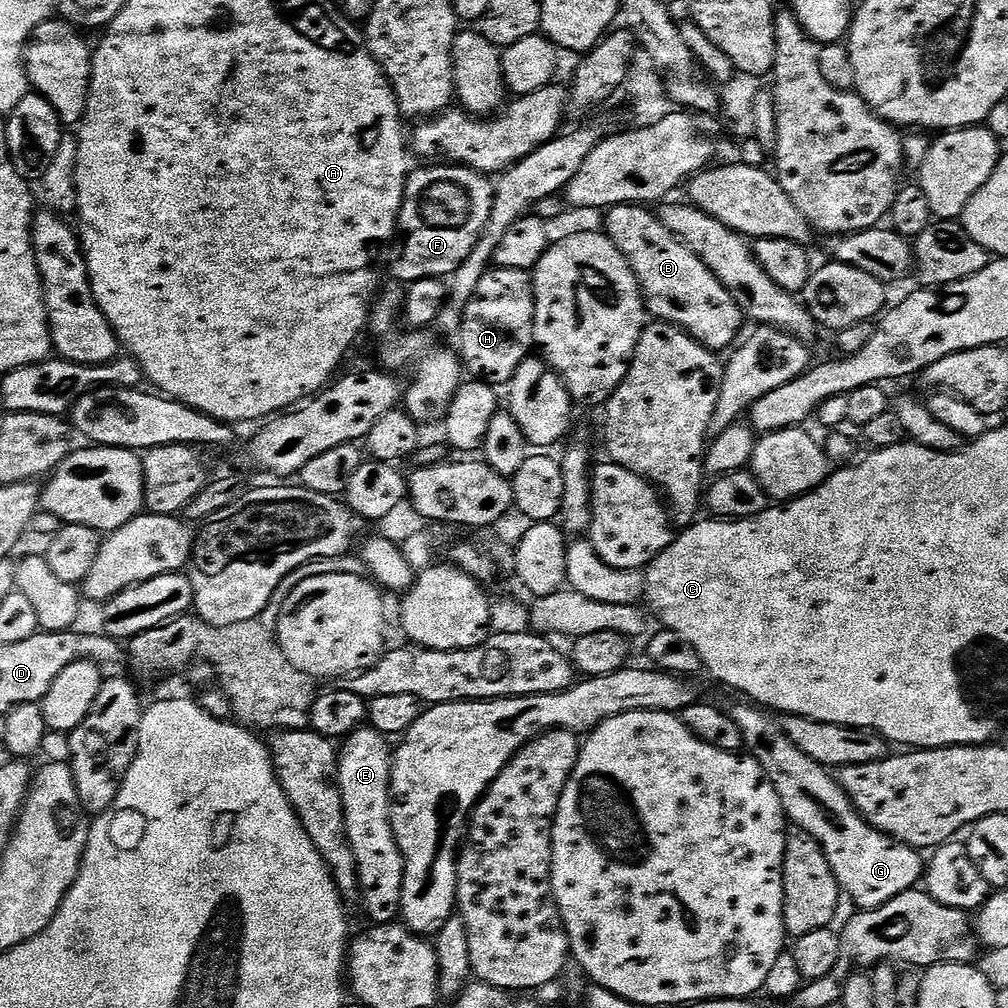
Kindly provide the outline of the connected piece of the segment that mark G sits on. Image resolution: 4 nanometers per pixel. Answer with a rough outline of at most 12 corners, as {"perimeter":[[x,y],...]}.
{"perimeter":[[731,709],[782,810],[857,909],[913,891],[917,849],[871,828],[783,723]]}

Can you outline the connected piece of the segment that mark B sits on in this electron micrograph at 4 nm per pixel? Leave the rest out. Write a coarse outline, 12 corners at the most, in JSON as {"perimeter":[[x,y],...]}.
{"perimeter":[[607,209],[647,315],[717,354],[746,317],[655,211]]}

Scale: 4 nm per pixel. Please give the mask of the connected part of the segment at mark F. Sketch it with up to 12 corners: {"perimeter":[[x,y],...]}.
{"perimeter":[[458,164],[409,171],[390,245],[404,286],[451,277],[494,184]]}

